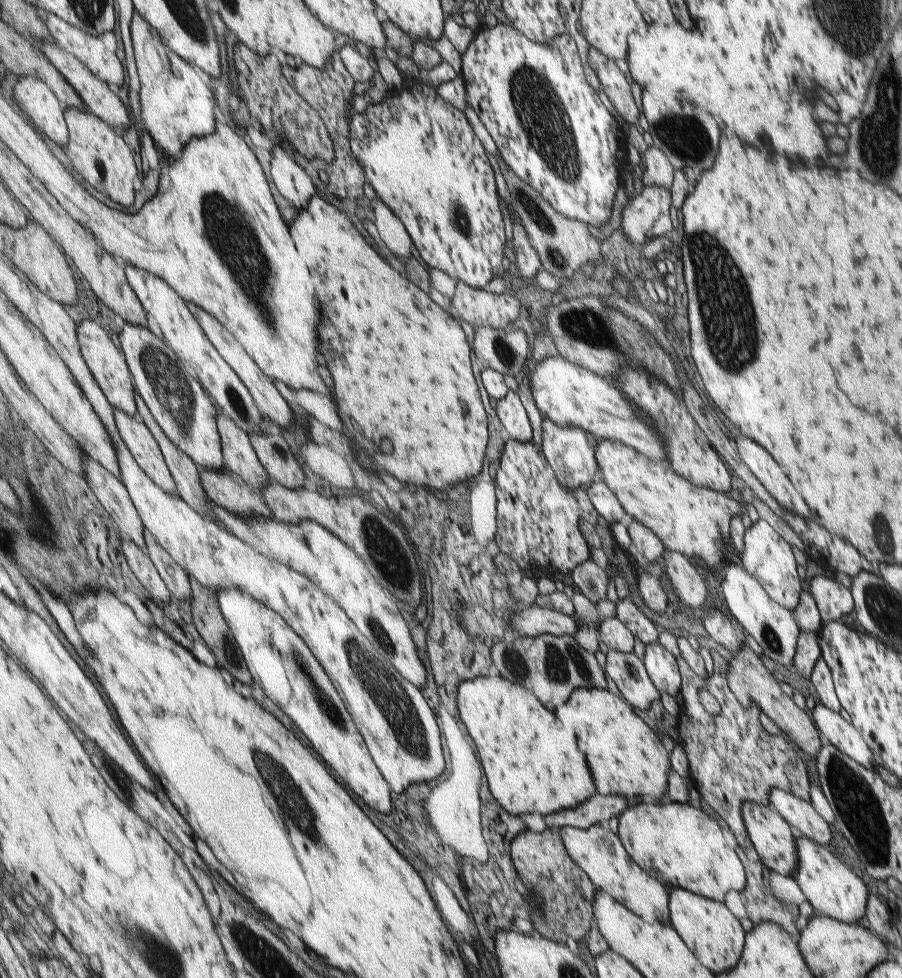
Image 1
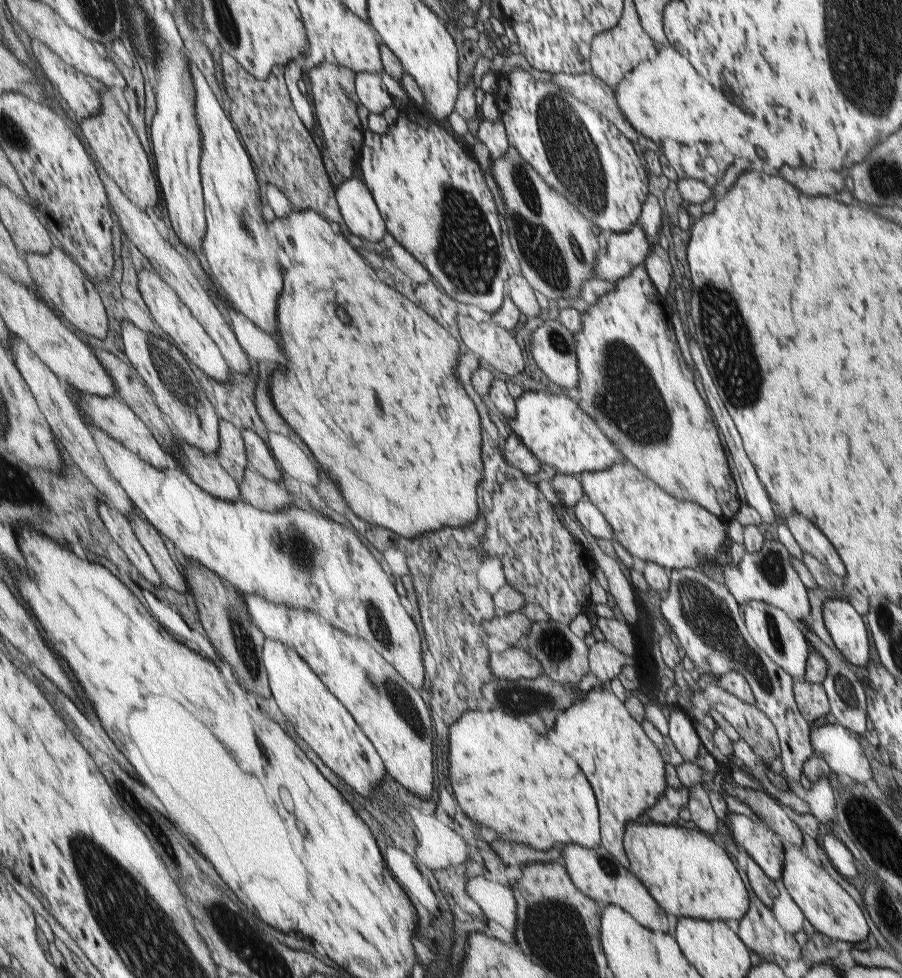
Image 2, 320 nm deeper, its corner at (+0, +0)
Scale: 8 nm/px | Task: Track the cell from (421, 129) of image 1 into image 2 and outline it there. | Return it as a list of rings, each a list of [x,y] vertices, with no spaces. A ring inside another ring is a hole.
[[[400,113],[387,134],[375,134],[367,129],[359,143],[357,163],[377,207],[385,220],[388,232],[403,244],[435,278],[448,296],[456,302],[474,305],[492,317],[501,310],[507,295],[511,270],[501,240],[501,218],[483,170],[469,150],[449,134],[449,130],[427,116],[408,119]]]

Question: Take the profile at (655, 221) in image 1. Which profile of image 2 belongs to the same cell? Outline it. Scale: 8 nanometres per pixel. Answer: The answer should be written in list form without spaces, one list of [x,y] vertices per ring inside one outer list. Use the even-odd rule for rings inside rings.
[[[631,224],[627,232],[611,233],[605,254],[595,264],[595,277],[616,284],[635,266],[644,265],[648,252],[647,238],[637,224]]]

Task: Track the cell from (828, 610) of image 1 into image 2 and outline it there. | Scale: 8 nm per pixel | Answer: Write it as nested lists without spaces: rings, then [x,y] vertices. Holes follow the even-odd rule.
[[[835,597],[823,601],[822,620],[842,658],[853,666],[865,667],[869,661],[869,640],[861,615],[847,601]]]

